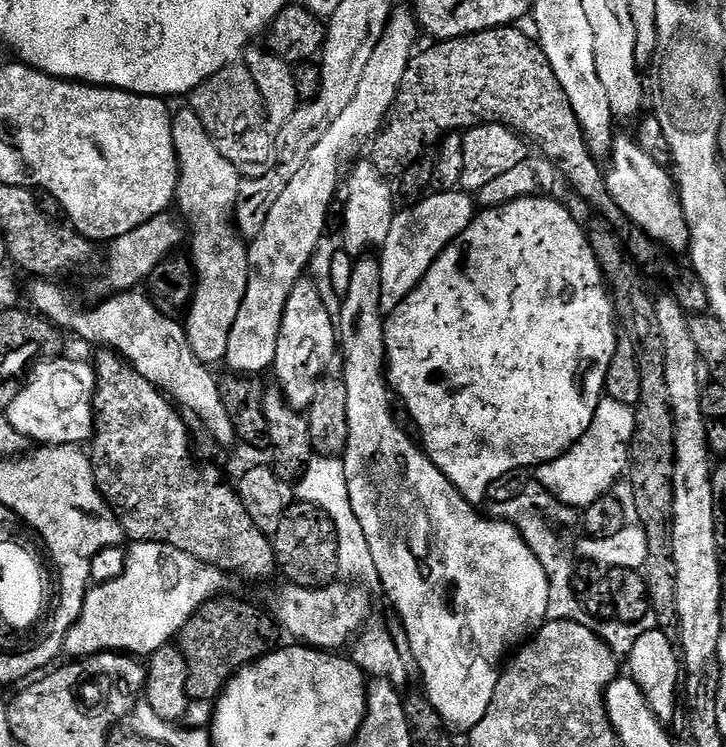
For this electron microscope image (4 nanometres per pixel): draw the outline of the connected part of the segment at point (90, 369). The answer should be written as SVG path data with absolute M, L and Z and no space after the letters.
M57 358L55 360L46 360L36 365L35 368L31 369L27 373L26 379L20 385L20 393L14 398L14 402L10 402L10 406L6 409L6 415L10 426L14 426L14 430L18 430L18 434L24 436L25 441L32 442L37 440L35 443L40 446L55 446L58 444L74 444L77 446L84 446L91 441L94 435L94 429L96 427L96 370L91 363L88 364L84 360L64 360L65 358Z

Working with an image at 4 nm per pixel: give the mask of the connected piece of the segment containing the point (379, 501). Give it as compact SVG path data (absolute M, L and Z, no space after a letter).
M357 259L355 261L350 288L343 297L341 308L342 326L338 331L338 348L342 353L342 360L344 356L342 375L346 382L346 414L350 418L350 438L346 450L342 454L342 459L346 470L346 486L350 490L350 506L354 506L354 514L362 526L362 534L366 534L366 543L370 545L370 555L374 557L374 566L378 566L380 588L382 592L388 595L389 602L396 607L396 612L400 615L401 622L404 623L404 632L408 635L409 649L407 648L407 651L410 656L410 651L412 651L412 656L416 659L417 666L420 667L420 676L424 679L423 695L427 696L428 701L434 706L434 710L438 710L438 714L443 718L449 729L452 727L471 730L474 726L478 726L478 722L482 722L482 718L494 698L494 690L498 686L498 678L501 673L500 667L505 663L506 657L517 646L523 645L525 641L535 636L538 629L548 620L547 604L550 602L548 575L542 566L542 562L538 562L534 550L530 550L530 546L515 526L506 520L489 518L487 515L484 517L478 510L477 505L466 502L466 498L462 498L460 491L440 473L438 466L434 466L434 462L428 457L423 447L415 439L412 441L400 429L400 424L396 421L395 414L392 413L394 396L390 391L386 375L386 353L384 350L384 325L386 320L382 315L382 274L380 273L379 259Z

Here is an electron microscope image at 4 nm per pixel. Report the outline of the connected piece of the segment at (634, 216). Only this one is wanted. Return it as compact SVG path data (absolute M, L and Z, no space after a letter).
M617 135L613 139L608 162L609 164L606 164L608 189L614 202L622 206L622 214L626 214L636 227L642 229L653 240L657 242L665 240L672 248L687 249L690 244L688 226L680 205L673 173L667 168L658 166L657 162L636 144L631 135Z

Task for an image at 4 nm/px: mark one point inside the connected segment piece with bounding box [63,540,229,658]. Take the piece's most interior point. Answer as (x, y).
(148, 603)

